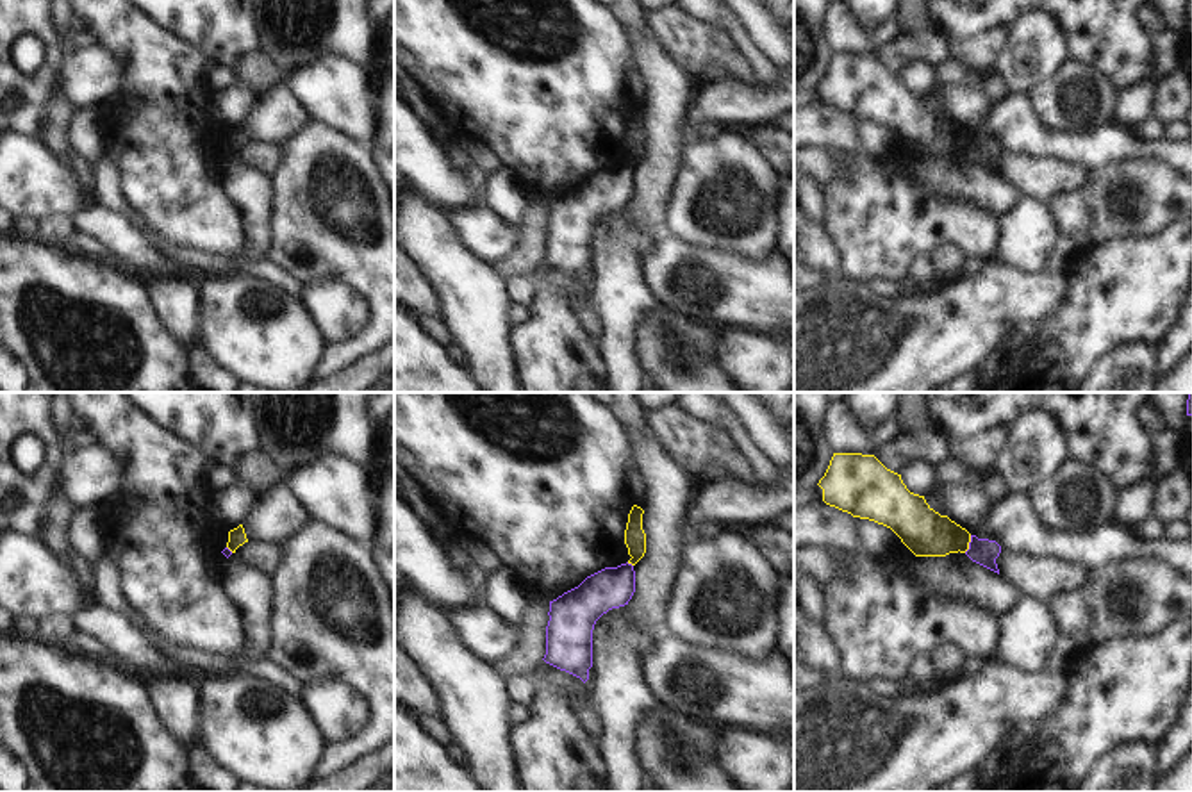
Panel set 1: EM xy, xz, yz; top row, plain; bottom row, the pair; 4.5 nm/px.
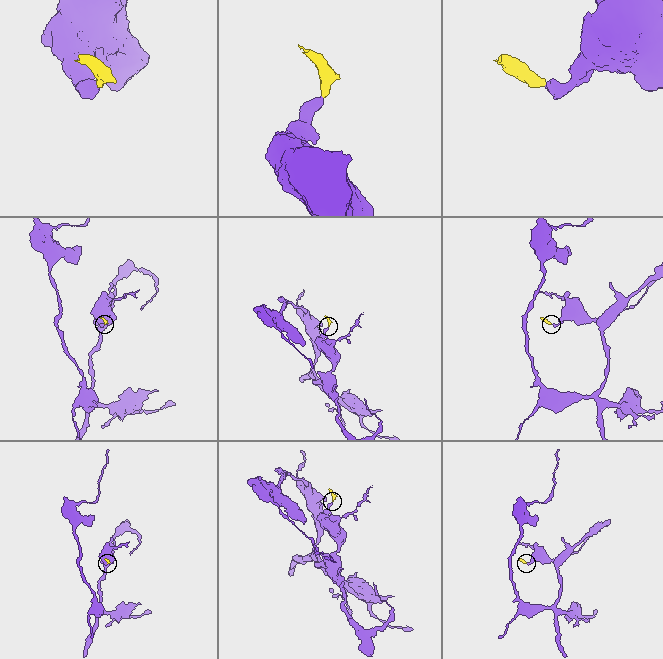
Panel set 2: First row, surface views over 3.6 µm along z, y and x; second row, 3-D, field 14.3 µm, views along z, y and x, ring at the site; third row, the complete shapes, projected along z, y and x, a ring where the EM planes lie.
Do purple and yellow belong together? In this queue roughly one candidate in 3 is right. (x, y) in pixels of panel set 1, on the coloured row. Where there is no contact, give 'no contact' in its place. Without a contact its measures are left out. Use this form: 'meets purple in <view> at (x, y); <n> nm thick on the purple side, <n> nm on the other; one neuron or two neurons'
meets purple in yz at (969, 544); 120 nm thick on the purple side, 220 nm on the other; two neurons

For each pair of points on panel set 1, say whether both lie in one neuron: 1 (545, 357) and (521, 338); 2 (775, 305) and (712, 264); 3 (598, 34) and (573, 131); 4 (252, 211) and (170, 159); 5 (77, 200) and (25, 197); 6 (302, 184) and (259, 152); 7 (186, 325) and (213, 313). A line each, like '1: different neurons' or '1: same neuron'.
1: same neuron
2: same neuron
3: same neuron
4: different neurons
5: same neuron
6: different neurons
7: different neurons

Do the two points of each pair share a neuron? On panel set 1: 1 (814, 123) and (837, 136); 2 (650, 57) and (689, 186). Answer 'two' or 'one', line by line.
1: one
2: two

